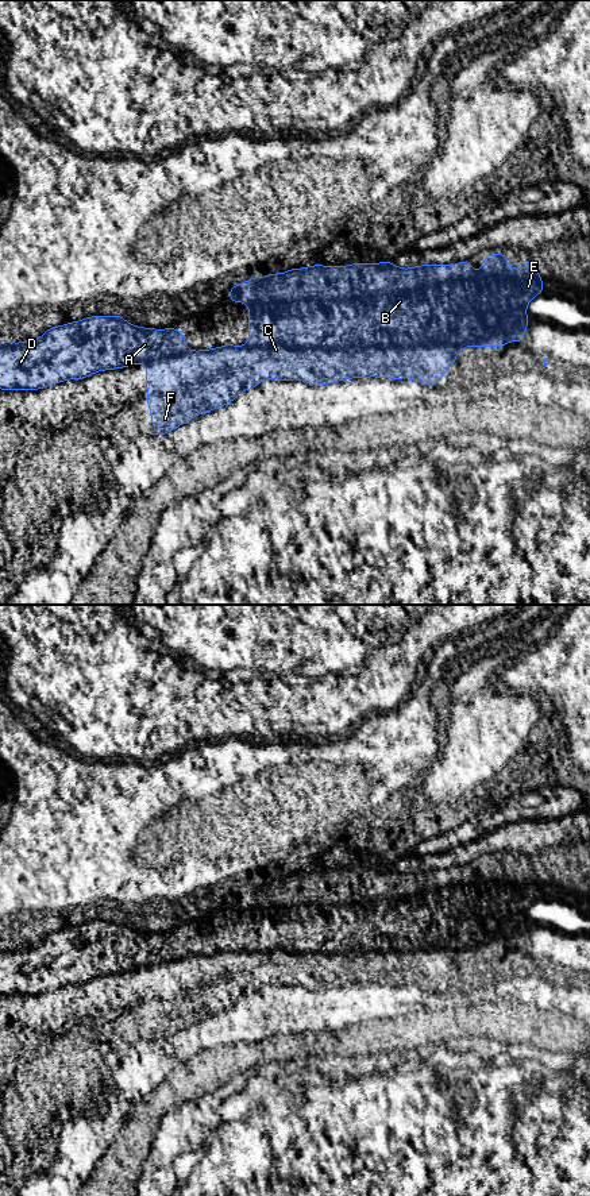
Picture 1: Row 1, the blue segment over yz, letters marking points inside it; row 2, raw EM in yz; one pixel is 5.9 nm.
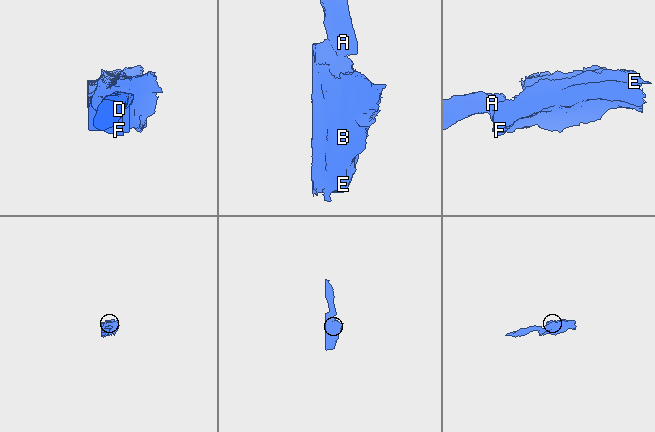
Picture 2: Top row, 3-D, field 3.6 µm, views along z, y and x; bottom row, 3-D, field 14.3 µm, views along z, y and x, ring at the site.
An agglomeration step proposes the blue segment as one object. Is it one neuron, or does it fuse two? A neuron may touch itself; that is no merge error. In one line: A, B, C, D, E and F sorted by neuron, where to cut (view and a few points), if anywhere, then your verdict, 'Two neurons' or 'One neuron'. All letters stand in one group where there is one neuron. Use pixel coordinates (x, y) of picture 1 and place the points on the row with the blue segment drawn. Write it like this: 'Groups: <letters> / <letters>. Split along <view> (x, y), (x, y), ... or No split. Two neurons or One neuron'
Groups: A B C D E F. No split. One neuron

